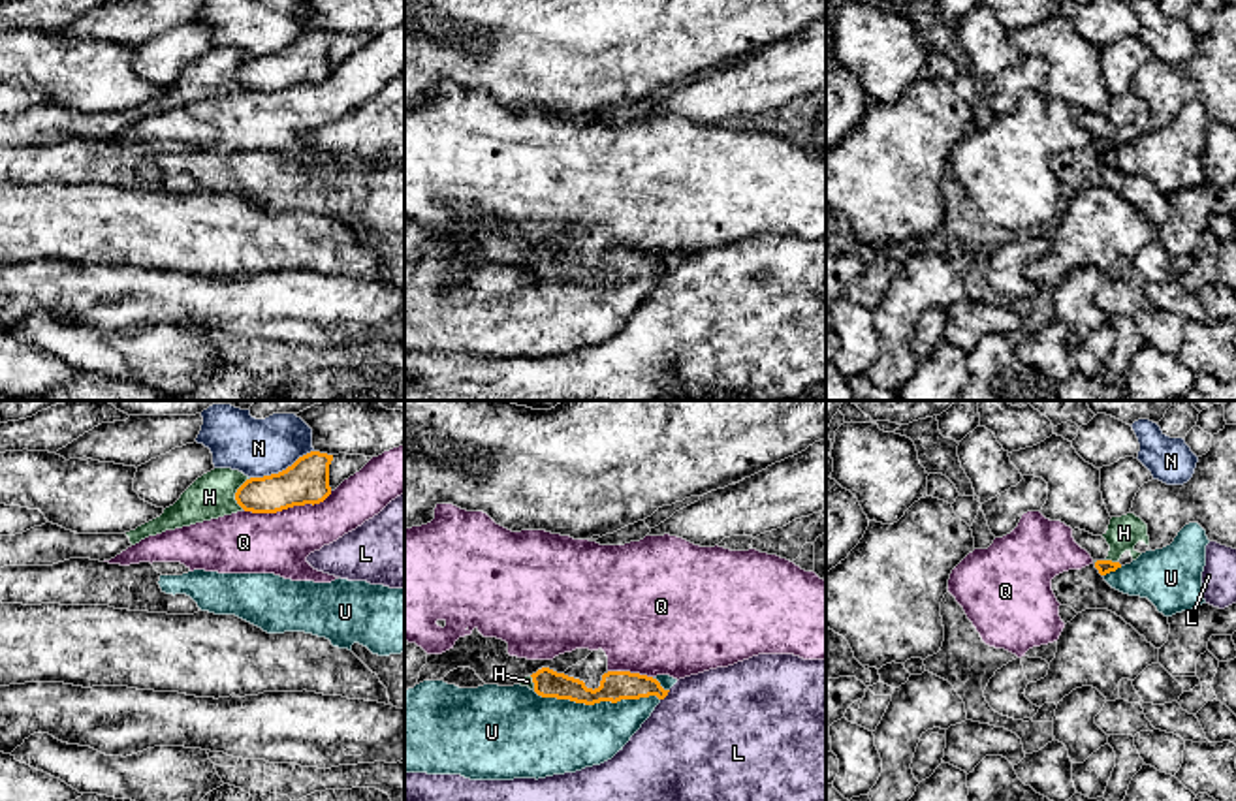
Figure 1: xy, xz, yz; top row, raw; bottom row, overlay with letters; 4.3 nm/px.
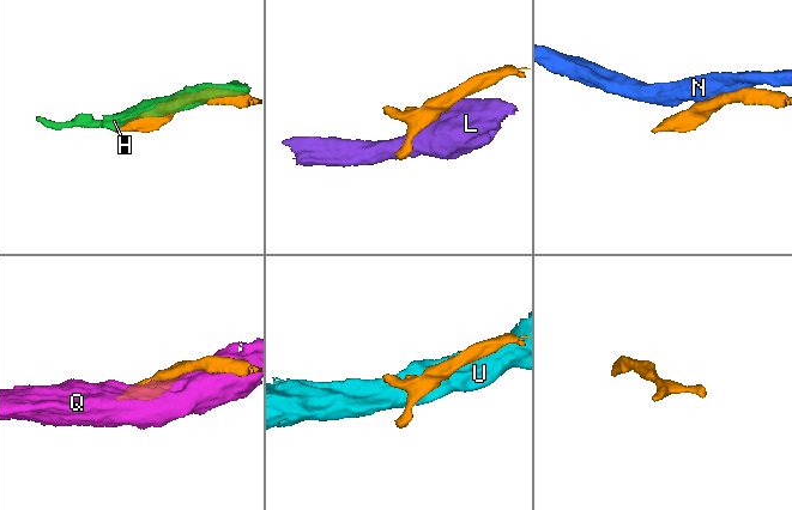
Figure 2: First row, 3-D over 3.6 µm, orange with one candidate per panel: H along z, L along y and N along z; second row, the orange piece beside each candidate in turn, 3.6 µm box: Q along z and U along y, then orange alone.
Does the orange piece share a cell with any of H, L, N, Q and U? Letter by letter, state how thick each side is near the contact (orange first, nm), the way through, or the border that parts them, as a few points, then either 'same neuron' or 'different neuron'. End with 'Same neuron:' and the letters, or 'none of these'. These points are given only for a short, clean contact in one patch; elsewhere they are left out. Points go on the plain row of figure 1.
H: calibres 160 and 190 nm; different neuron
L: calibres 130 and 500 nm; different neuron
N: calibres 190 and 240 nm; different neuron
Q: calibres 190 and 260 nm; different neuron
U: calibres 130 and 320 nm; different neuron
Same neuron: none of these

